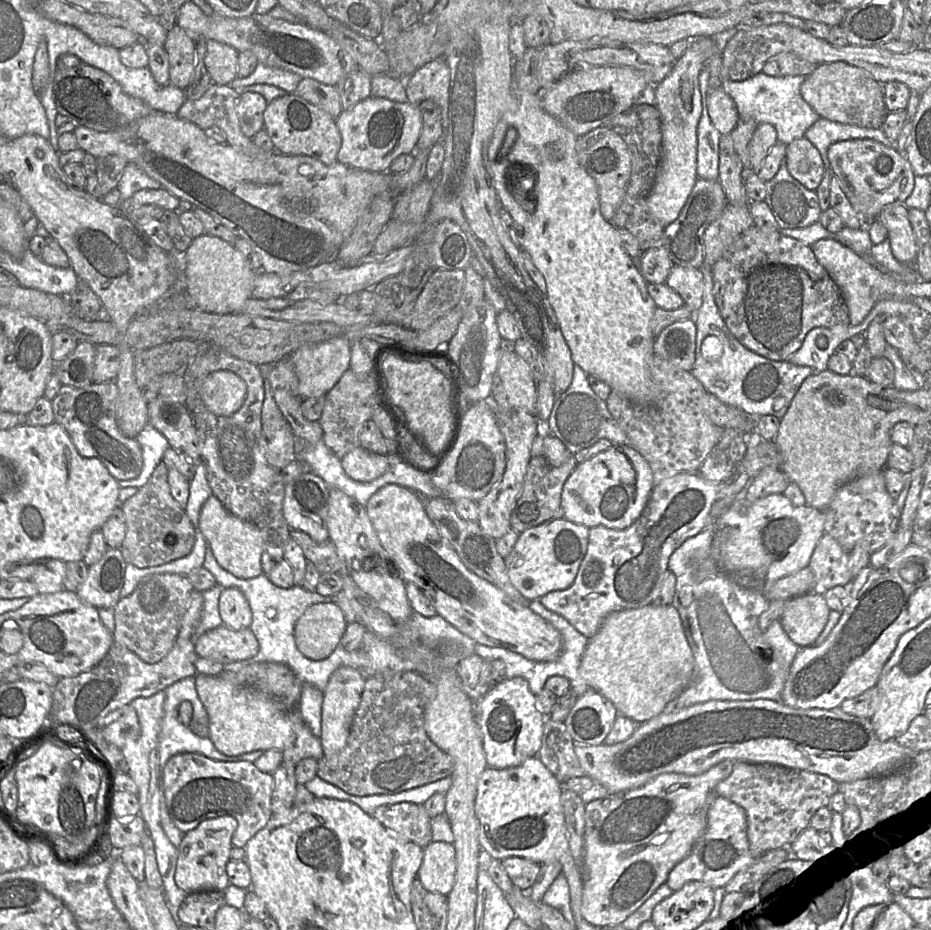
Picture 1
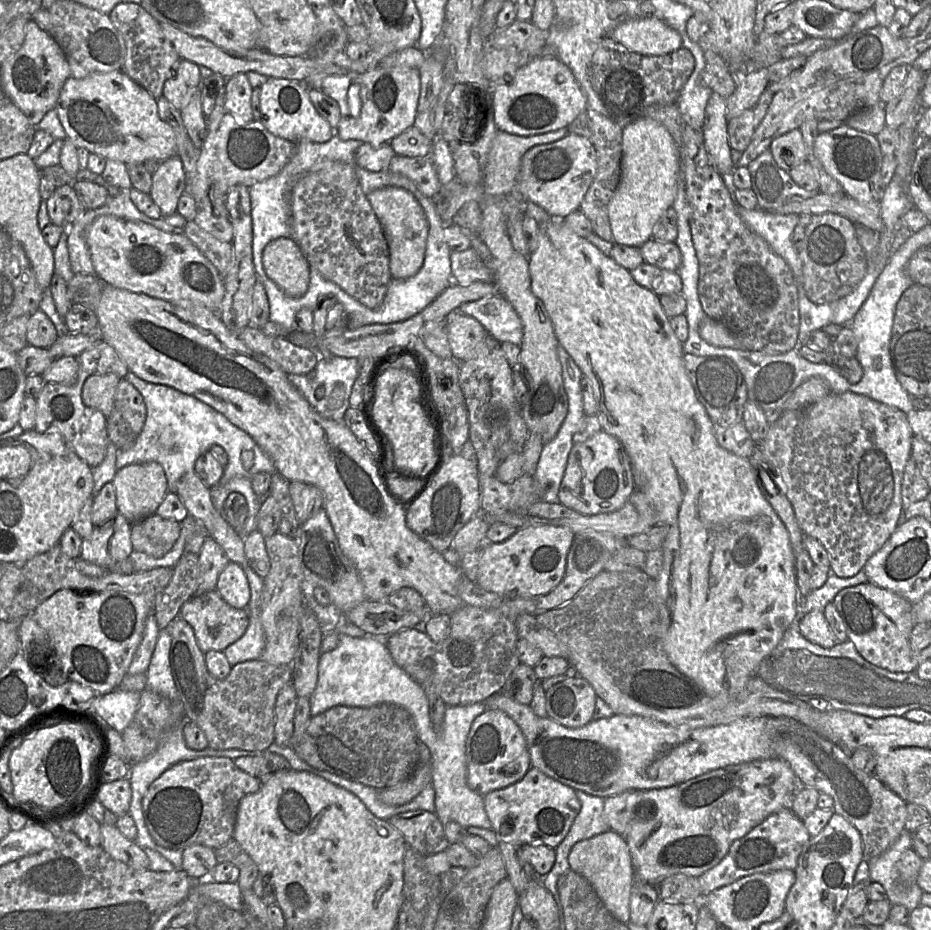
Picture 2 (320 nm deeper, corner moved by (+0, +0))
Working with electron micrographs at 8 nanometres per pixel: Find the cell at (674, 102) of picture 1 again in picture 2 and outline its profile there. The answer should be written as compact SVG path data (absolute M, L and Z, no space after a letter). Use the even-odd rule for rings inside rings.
M642 116L623 129L621 178L608 205L614 243L640 248L652 238L654 225L674 203L680 170L680 149L661 123Z

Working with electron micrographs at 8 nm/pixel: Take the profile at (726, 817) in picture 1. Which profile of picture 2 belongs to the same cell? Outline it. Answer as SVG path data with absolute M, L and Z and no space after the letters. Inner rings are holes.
M784 808L769 815L744 837L735 840L728 853L716 866L698 877L703 896L753 874L778 870L795 872L798 857L810 837L804 821L791 809Z

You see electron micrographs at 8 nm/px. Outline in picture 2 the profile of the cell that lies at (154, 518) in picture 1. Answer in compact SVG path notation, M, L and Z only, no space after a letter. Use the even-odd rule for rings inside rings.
M154 513L131 524L130 538L134 551L160 558L172 549L180 532L181 523Z

